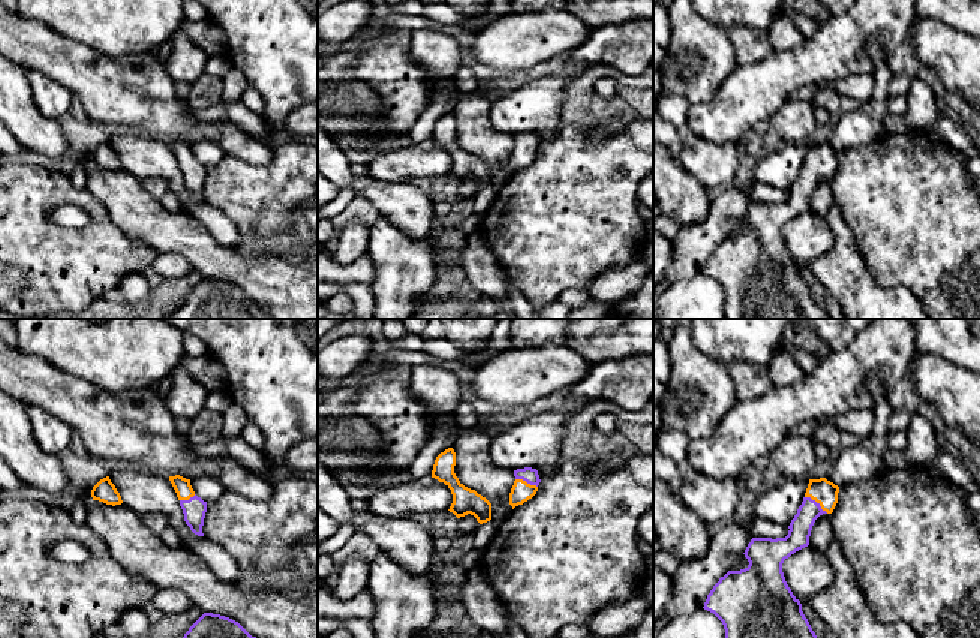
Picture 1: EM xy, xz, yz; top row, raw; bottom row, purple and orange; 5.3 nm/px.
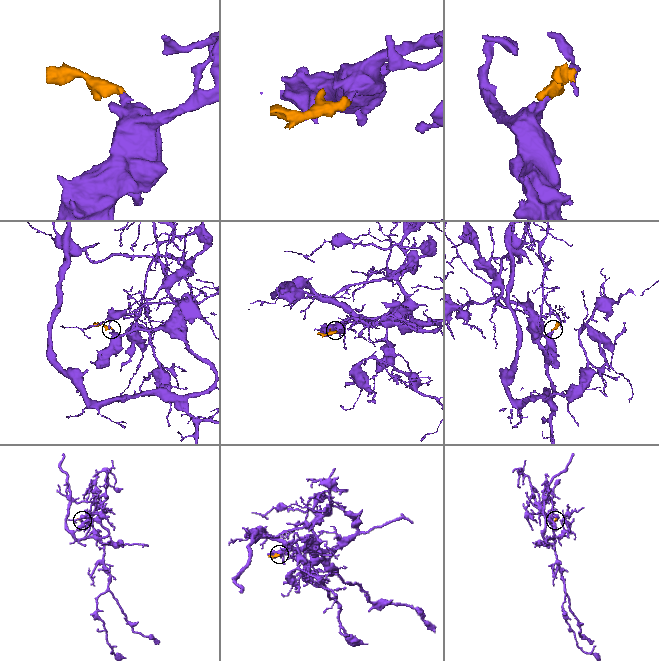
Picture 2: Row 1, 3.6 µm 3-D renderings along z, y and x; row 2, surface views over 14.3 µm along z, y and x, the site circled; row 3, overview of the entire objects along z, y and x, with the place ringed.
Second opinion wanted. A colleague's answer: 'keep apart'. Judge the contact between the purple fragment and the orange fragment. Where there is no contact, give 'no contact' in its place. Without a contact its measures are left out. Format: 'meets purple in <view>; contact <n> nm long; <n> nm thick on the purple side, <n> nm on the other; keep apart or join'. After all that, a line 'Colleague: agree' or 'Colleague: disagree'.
meets purple in yz; contact 160 nm long; 120 nm thick on the purple side, 140 nm on the other; join
Colleague: disagree

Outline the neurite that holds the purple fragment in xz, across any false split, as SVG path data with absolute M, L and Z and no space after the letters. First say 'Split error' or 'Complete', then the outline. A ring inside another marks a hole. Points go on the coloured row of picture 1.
Split error. M532 467L517 469L514 470L514 476L515 481L509 493L509 505L512 509L532 499L541 482L538 470Z

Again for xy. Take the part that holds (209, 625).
Complete. M204 613L183 638L256 638L238 622L213 613Z

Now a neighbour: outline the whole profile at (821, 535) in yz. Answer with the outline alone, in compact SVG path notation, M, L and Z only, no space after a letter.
M830 514L820 515L811 530L809 545L818 551L826 553L833 542L833 527L830 524Z

